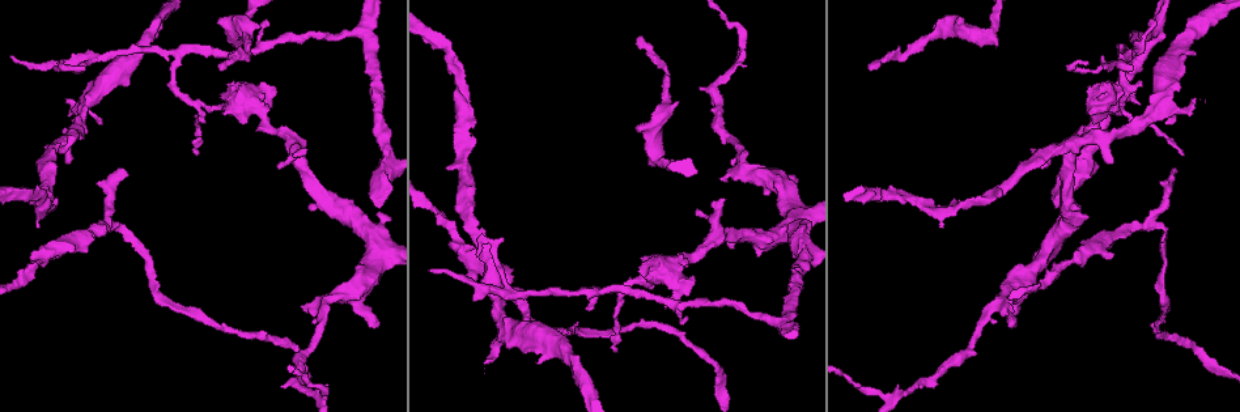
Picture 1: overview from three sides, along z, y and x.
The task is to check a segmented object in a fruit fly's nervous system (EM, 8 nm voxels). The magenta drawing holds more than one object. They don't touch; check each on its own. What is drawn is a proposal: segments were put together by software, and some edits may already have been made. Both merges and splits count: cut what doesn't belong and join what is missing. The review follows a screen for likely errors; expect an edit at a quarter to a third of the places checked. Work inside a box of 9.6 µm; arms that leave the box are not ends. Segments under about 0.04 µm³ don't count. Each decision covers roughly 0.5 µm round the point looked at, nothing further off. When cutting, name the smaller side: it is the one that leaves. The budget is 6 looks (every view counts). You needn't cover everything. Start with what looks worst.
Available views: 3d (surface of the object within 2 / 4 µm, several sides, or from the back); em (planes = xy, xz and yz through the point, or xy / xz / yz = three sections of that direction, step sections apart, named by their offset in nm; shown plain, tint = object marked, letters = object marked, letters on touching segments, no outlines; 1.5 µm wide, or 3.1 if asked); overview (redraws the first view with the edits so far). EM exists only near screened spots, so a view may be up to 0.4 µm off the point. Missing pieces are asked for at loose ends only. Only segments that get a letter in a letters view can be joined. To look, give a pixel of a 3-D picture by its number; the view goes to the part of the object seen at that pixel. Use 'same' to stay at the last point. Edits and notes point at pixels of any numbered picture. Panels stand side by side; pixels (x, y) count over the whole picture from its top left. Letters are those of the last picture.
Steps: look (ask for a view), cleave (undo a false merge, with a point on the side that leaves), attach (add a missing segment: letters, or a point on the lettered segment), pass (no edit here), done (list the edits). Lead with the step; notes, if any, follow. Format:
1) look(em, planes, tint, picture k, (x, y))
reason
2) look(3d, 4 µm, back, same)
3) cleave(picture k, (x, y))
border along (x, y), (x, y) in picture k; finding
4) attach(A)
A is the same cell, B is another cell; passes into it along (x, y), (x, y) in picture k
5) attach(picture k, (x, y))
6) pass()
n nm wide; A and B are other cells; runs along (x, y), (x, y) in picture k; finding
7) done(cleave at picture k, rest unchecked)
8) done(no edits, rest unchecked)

look(em, planes, tint, picture 1, (995, 16))
thick turns thin

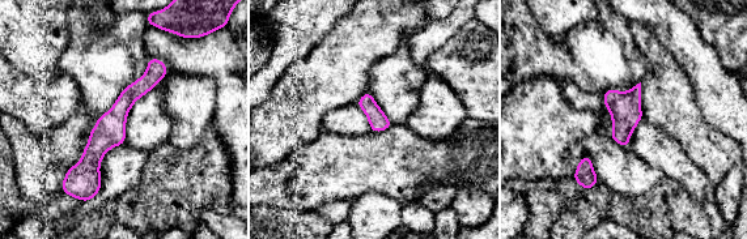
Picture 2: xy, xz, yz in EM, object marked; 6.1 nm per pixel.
look(em, planes, letters, same)

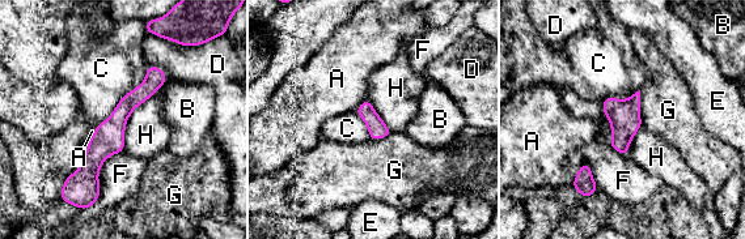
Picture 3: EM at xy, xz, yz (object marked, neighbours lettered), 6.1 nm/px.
pass()
C touches over 500 nm; A, B, C, D, E, F, G and H are other cells; runs along (157, 71), (94, 173) in picture 3; continuous, no second neuron

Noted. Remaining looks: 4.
look(3d, 2 µm, picture 1, (596, 291))

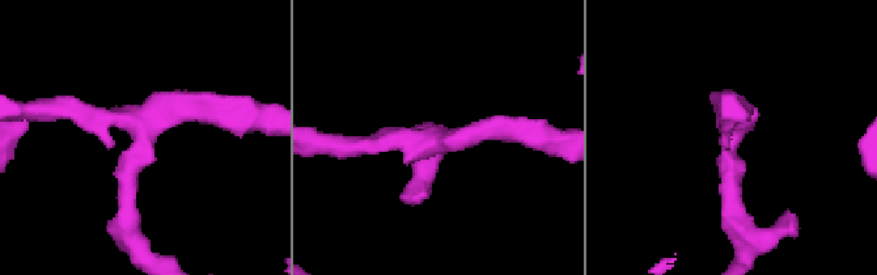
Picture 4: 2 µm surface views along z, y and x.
look(em, xz, step 8, tint, picture 4, (140, 139))
3 arms; now the EM

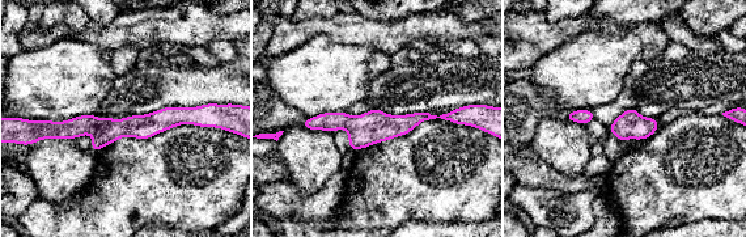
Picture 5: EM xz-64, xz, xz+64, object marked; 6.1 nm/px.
look(em, planes, letters, same)

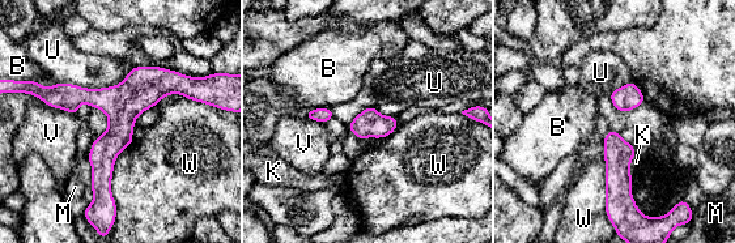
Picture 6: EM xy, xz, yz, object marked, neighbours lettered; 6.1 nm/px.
pass()
140 nm wide; B, K, M, U, V and W are other cells; border along (134, 67), (109, 86), (56, 82) in picture 6; continuous, no second neuron

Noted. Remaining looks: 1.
done(no edits, rest unchecked)

